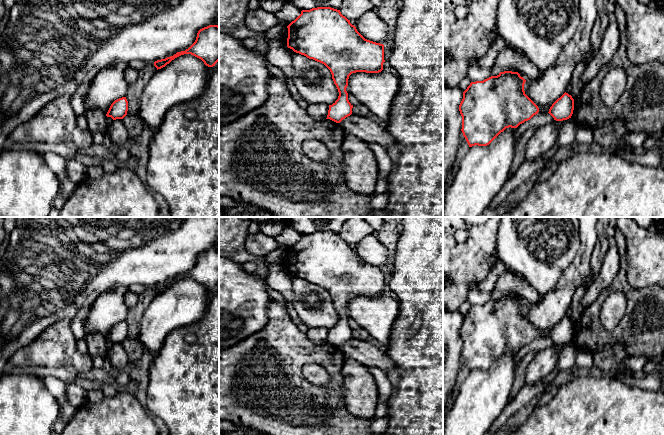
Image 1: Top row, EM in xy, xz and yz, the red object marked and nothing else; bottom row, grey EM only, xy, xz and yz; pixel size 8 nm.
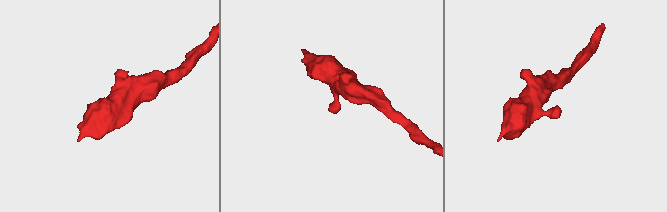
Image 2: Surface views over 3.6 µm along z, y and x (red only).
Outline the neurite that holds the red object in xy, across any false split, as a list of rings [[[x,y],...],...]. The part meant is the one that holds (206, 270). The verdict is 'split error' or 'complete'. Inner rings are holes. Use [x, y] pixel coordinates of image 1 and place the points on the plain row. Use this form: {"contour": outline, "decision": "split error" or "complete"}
{"contour": [[[209,249],[200,253],[195,266],[185,275],[177,276],[173,280],[157,284],[154,290],[158,293],[165,291],[175,282],[191,278],[201,283],[208,291],[213,291],[219,285],[219,250]]], "decision": "complete"}

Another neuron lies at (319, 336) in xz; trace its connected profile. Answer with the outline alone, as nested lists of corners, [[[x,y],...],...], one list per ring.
[[[309,328],[307,337],[316,345],[322,345],[327,342],[329,330],[326,328]]]

